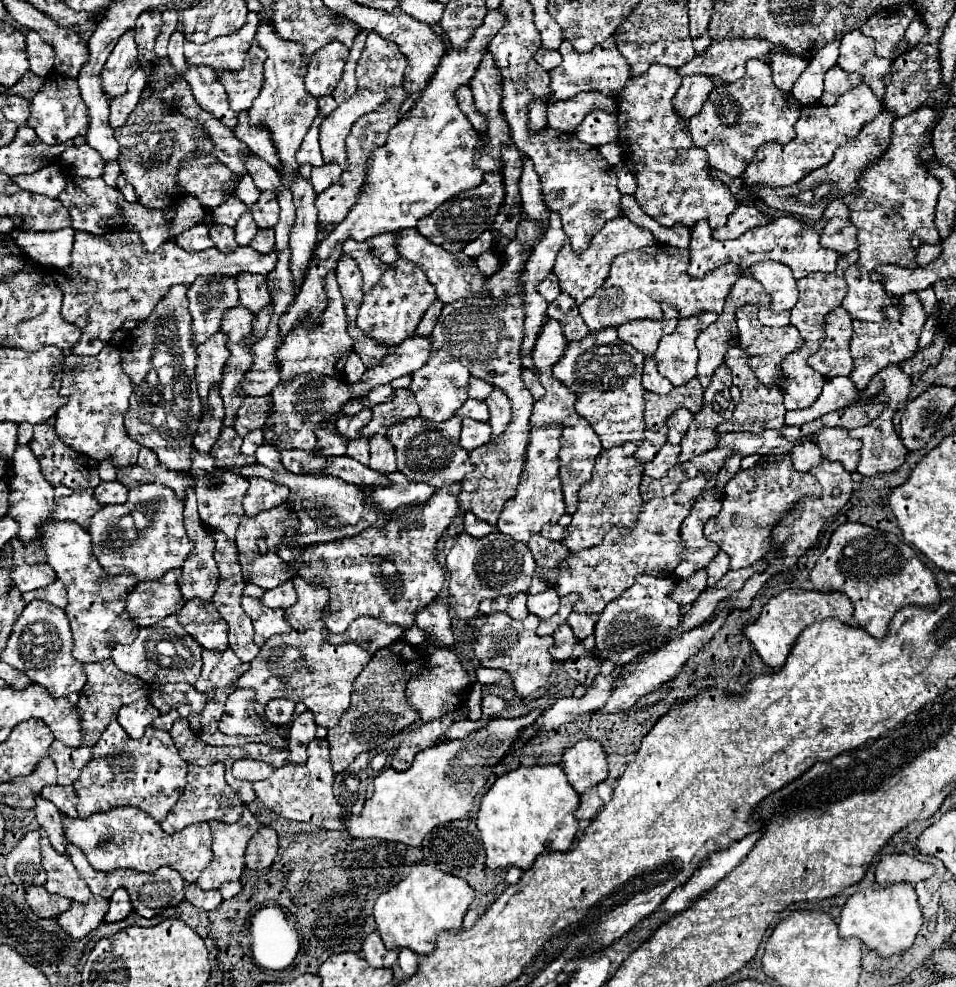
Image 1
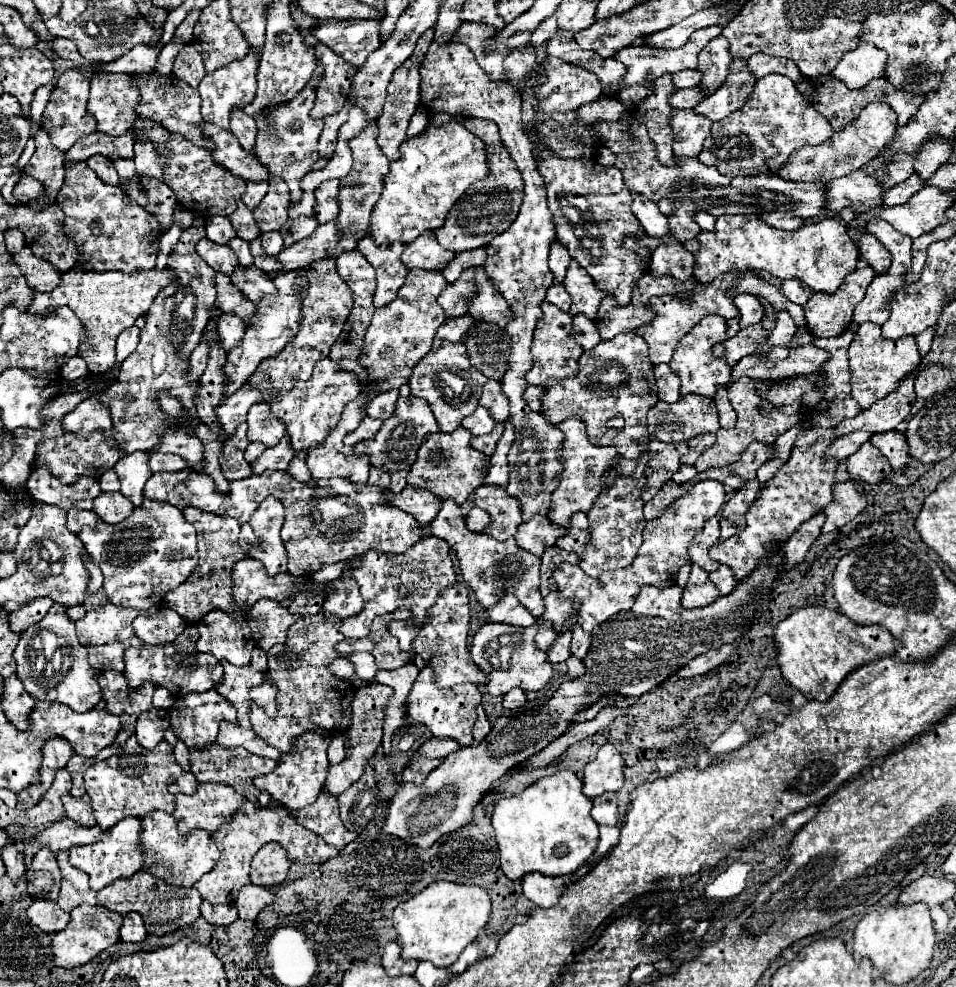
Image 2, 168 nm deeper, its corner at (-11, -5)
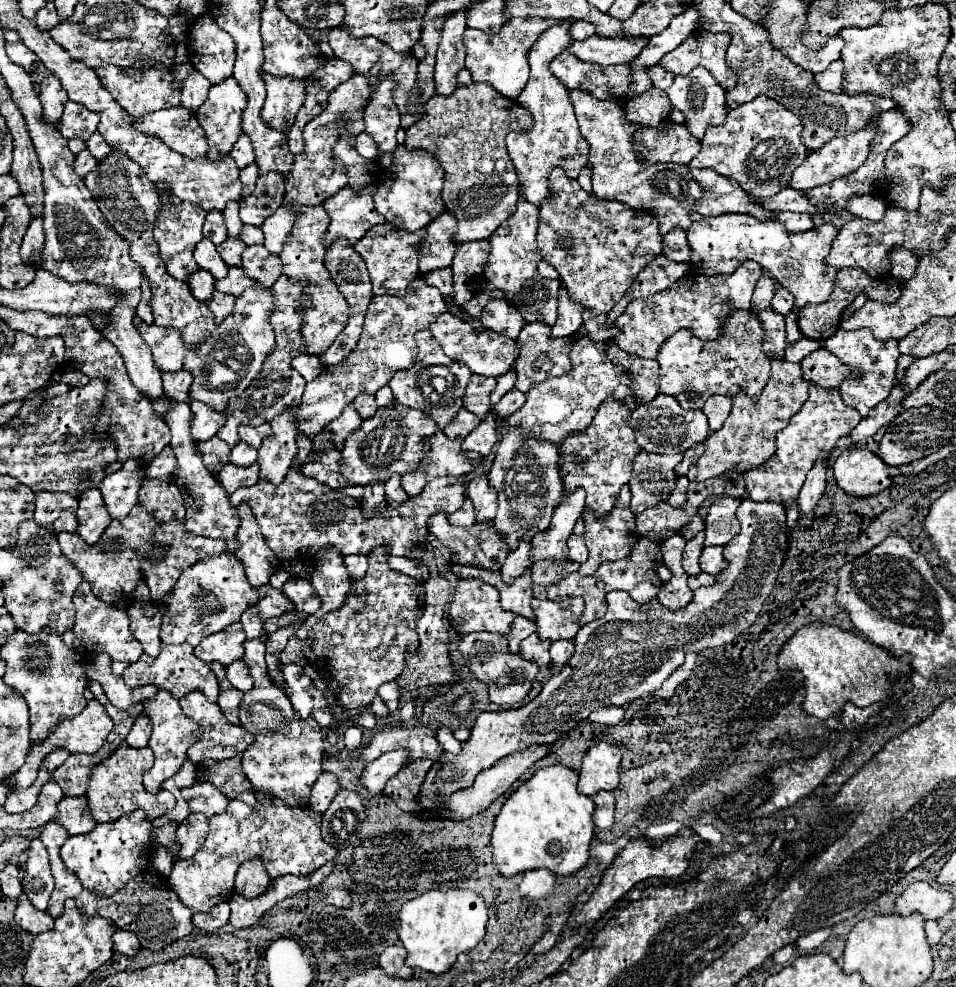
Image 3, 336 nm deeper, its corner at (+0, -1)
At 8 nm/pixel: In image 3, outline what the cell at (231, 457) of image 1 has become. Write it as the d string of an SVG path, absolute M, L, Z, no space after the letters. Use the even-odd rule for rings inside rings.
M213 437L213 439L205 441L205 443L199 443L199 451L205 455L205 459L203 459L205 465L207 465L209 469L213 469L215 463L229 459L231 447L229 447L225 441L221 441L219 437Z

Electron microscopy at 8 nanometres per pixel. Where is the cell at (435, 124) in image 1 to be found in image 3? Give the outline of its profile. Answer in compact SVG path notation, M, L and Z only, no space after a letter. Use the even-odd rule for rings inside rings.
M399 145L395 149L393 165L385 171L383 181L377 185L373 198L375 209L385 217L385 221L395 223L395 227L417 231L427 227L445 211L441 197L443 183L444 171L433 155L427 155L425 151L407 151L403 145Z

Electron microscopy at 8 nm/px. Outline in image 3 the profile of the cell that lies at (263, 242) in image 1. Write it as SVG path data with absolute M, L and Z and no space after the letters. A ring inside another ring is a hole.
M243 225L243 231L241 231L239 239L243 239L245 245L263 245L263 233L261 233L261 227Z

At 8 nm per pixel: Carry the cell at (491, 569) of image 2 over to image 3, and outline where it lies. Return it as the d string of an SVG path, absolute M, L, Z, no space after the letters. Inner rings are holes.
M451 567L451 571L457 577L479 577L491 585L495 585L501 593L501 603L505 611L511 611L515 615L521 615L529 621L535 621L533 609L531 609L531 599L533 599L533 583L531 583L531 573L525 571L519 579L515 579L513 585L505 585L501 581L501 573L487 575L487 571L479 571L475 567Z

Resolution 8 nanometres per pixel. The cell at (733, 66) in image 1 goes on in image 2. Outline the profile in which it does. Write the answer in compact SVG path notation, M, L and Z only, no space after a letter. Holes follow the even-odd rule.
M684 69L684 71L678 71L672 75L674 79L674 85L678 89L686 89L686 87L696 87L700 85L702 81L702 73L698 69Z

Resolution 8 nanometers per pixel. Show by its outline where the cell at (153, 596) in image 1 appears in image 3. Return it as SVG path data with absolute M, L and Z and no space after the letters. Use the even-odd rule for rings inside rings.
M135 601L127 607L127 615L129 615L129 629L135 635L135 639L143 645L143 651L151 657L157 657L161 649L161 639L159 639L161 619L157 605L153 601L145 603Z

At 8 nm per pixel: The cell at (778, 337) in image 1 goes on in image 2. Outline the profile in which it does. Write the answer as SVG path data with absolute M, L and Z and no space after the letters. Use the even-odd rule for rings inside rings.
M778 311L776 313L776 325L772 329L768 329L768 337L766 337L766 347L774 349L774 347L788 347L796 335L796 325L792 321L792 317L788 315L788 311Z

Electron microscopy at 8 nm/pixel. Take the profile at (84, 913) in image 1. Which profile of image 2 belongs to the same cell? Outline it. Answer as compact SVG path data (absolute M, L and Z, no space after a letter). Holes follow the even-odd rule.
M82 903L70 915L72 919L68 927L54 933L52 937L52 947L54 947L54 957L56 957L54 963L60 967L76 967L76 965L88 963L94 955L98 955L100 951L104 951L106 947L110 947L112 943L120 939L118 931L122 927L122 915L118 915L116 911L108 911L106 907L100 907L100 905Z

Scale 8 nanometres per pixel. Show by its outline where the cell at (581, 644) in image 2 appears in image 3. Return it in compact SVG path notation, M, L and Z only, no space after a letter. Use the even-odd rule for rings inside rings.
M555 641L551 643L551 663L565 665L573 655L573 641Z

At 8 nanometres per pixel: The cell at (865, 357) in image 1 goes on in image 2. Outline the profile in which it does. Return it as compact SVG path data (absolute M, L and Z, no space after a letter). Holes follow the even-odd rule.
M862 323L860 329L854 333L854 339L848 347L848 359L850 359L850 385L852 385L852 397L858 401L862 409L868 409L872 403L894 391L902 377L912 373L920 361L922 355L918 351L914 335L906 335L902 339L884 339L880 333L880 325L876 323Z

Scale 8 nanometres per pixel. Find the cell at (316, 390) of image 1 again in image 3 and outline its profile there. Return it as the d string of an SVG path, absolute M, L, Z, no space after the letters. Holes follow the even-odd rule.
M227 463L223 467L223 471L217 475L217 481L223 485L227 495L231 495L239 487L255 485L259 481L259 467L257 467L257 463L251 467L235 467L235 465Z

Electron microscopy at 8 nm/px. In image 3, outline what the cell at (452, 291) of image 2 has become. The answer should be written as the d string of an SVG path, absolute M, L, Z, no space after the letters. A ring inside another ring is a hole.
M489 241L475 243L459 243L453 259L453 283L455 283L455 303L463 305L469 301L471 291L467 289L467 281L473 275L481 275L487 265L491 245Z

